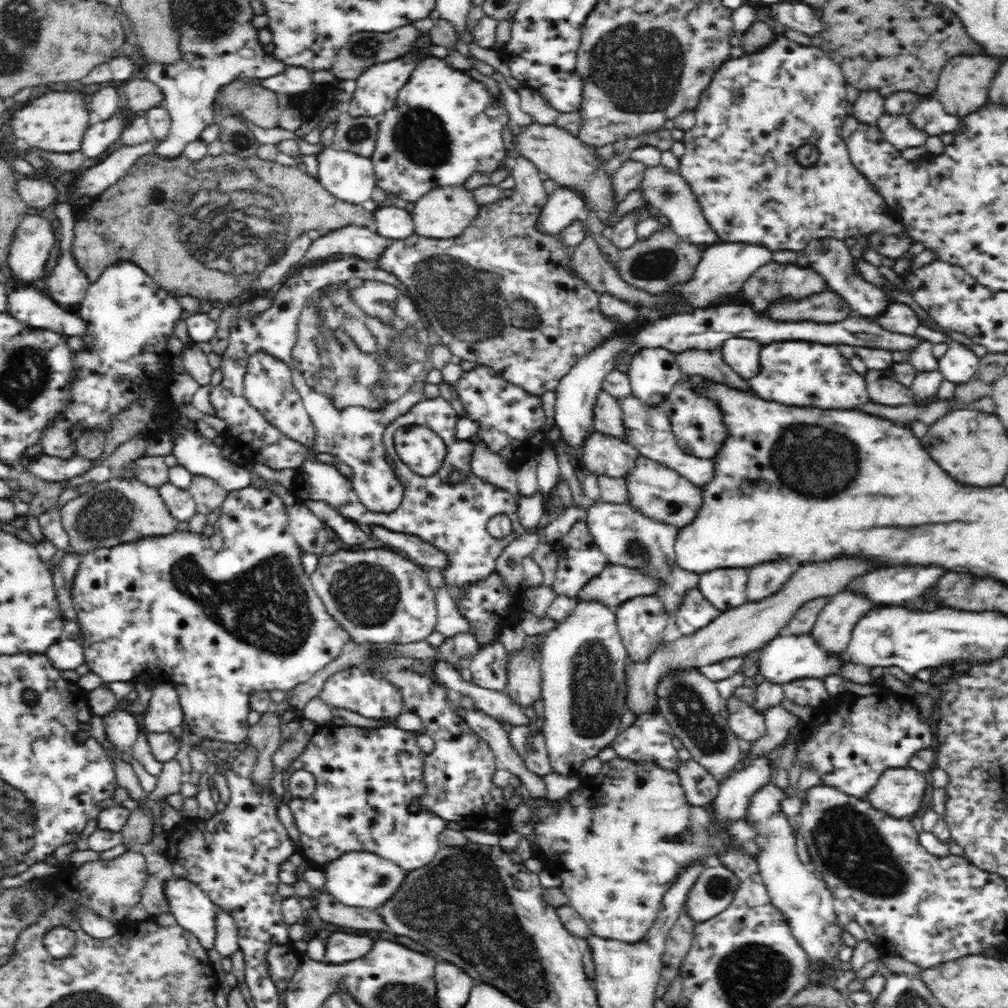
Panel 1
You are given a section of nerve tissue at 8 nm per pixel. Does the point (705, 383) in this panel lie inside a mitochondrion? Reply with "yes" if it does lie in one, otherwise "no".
no

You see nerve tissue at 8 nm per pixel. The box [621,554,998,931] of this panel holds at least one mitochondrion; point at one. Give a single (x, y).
(847, 844)

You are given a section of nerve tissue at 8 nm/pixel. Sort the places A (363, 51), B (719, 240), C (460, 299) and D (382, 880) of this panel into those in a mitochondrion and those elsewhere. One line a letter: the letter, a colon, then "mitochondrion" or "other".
A: mitochondrion
B: other
C: mitochondrion
D: mitochondrion

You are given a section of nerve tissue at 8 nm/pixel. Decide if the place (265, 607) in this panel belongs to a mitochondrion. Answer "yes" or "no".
yes

